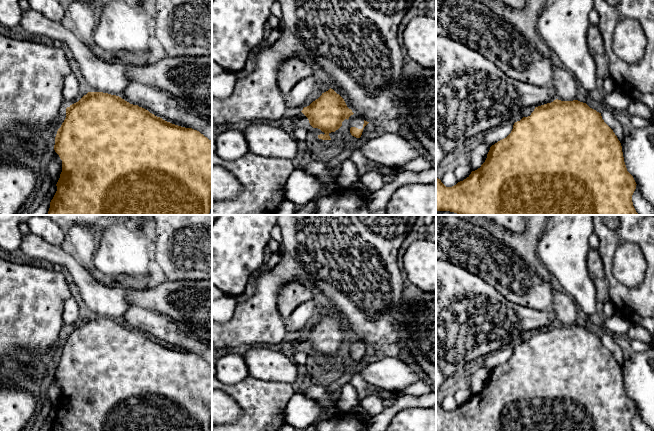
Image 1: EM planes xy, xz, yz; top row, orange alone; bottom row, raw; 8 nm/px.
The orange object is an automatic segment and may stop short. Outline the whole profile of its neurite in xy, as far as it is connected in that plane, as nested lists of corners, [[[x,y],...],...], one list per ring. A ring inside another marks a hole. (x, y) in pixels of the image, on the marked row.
[[[32,10],[22,11],[19,25],[32,37],[47,37],[61,41],[79,64],[89,92],[78,102],[66,108],[66,118],[55,137],[54,150],[62,160],[62,172],[56,184],[57,191],[50,202],[47,215],[209,215],[212,194],[212,141],[192,128],[185,128],[163,120],[138,105],[130,104],[120,96],[130,84],[128,68],[124,64],[106,62],[98,57],[76,36],[74,31],[65,28],[61,22],[47,19],[41,13]]]

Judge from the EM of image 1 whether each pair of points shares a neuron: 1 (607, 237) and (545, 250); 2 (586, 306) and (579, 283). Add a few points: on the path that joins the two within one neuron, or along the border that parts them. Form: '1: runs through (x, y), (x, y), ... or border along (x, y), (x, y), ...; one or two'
1: border along (593, 225), (594, 232); two
2: runs through (586, 300), (581, 289); one

